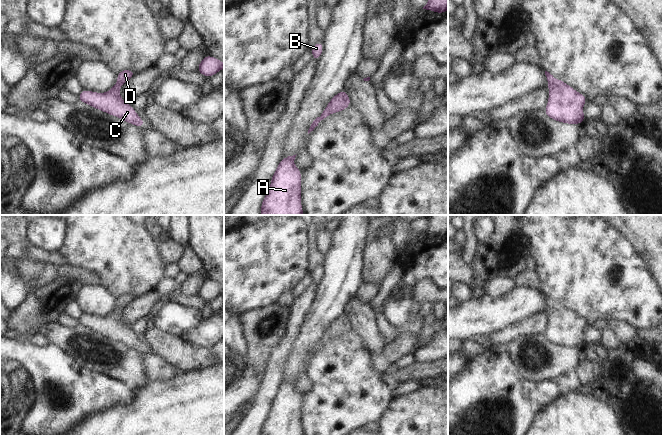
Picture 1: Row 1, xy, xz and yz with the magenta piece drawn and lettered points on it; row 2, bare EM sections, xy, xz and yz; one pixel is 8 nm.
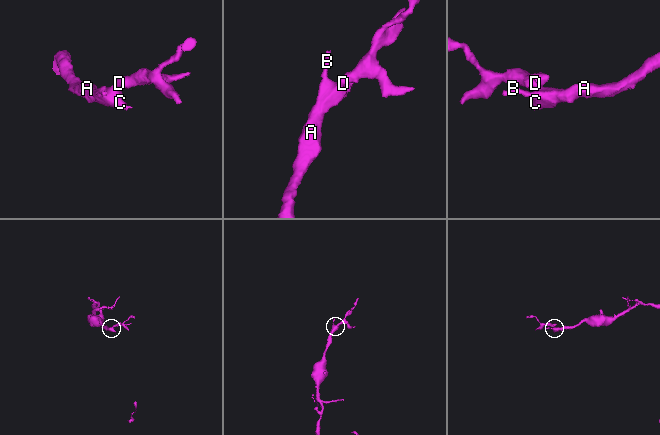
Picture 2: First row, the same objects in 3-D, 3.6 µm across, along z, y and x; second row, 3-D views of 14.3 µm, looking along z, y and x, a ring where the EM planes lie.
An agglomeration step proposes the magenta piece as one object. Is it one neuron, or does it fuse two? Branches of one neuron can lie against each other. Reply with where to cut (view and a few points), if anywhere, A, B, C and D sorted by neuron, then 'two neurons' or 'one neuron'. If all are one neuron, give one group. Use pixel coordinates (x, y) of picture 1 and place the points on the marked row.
cut none; groups A B C D; one neuron

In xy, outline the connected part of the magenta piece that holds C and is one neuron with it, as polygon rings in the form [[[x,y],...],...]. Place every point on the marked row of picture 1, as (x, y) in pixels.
[[[124,69],[117,74],[117,83],[109,91],[98,93],[82,90],[78,95],[79,101],[109,115],[118,117],[138,128],[142,127],[146,124],[145,121],[139,117],[138,113],[129,105],[129,102],[120,97],[121,86],[135,74],[135,71]]]

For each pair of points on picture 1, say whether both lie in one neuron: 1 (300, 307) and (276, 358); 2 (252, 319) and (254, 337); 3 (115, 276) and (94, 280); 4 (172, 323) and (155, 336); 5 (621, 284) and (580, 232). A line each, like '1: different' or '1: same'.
1: same
2: same
3: different
4: different
5: same

